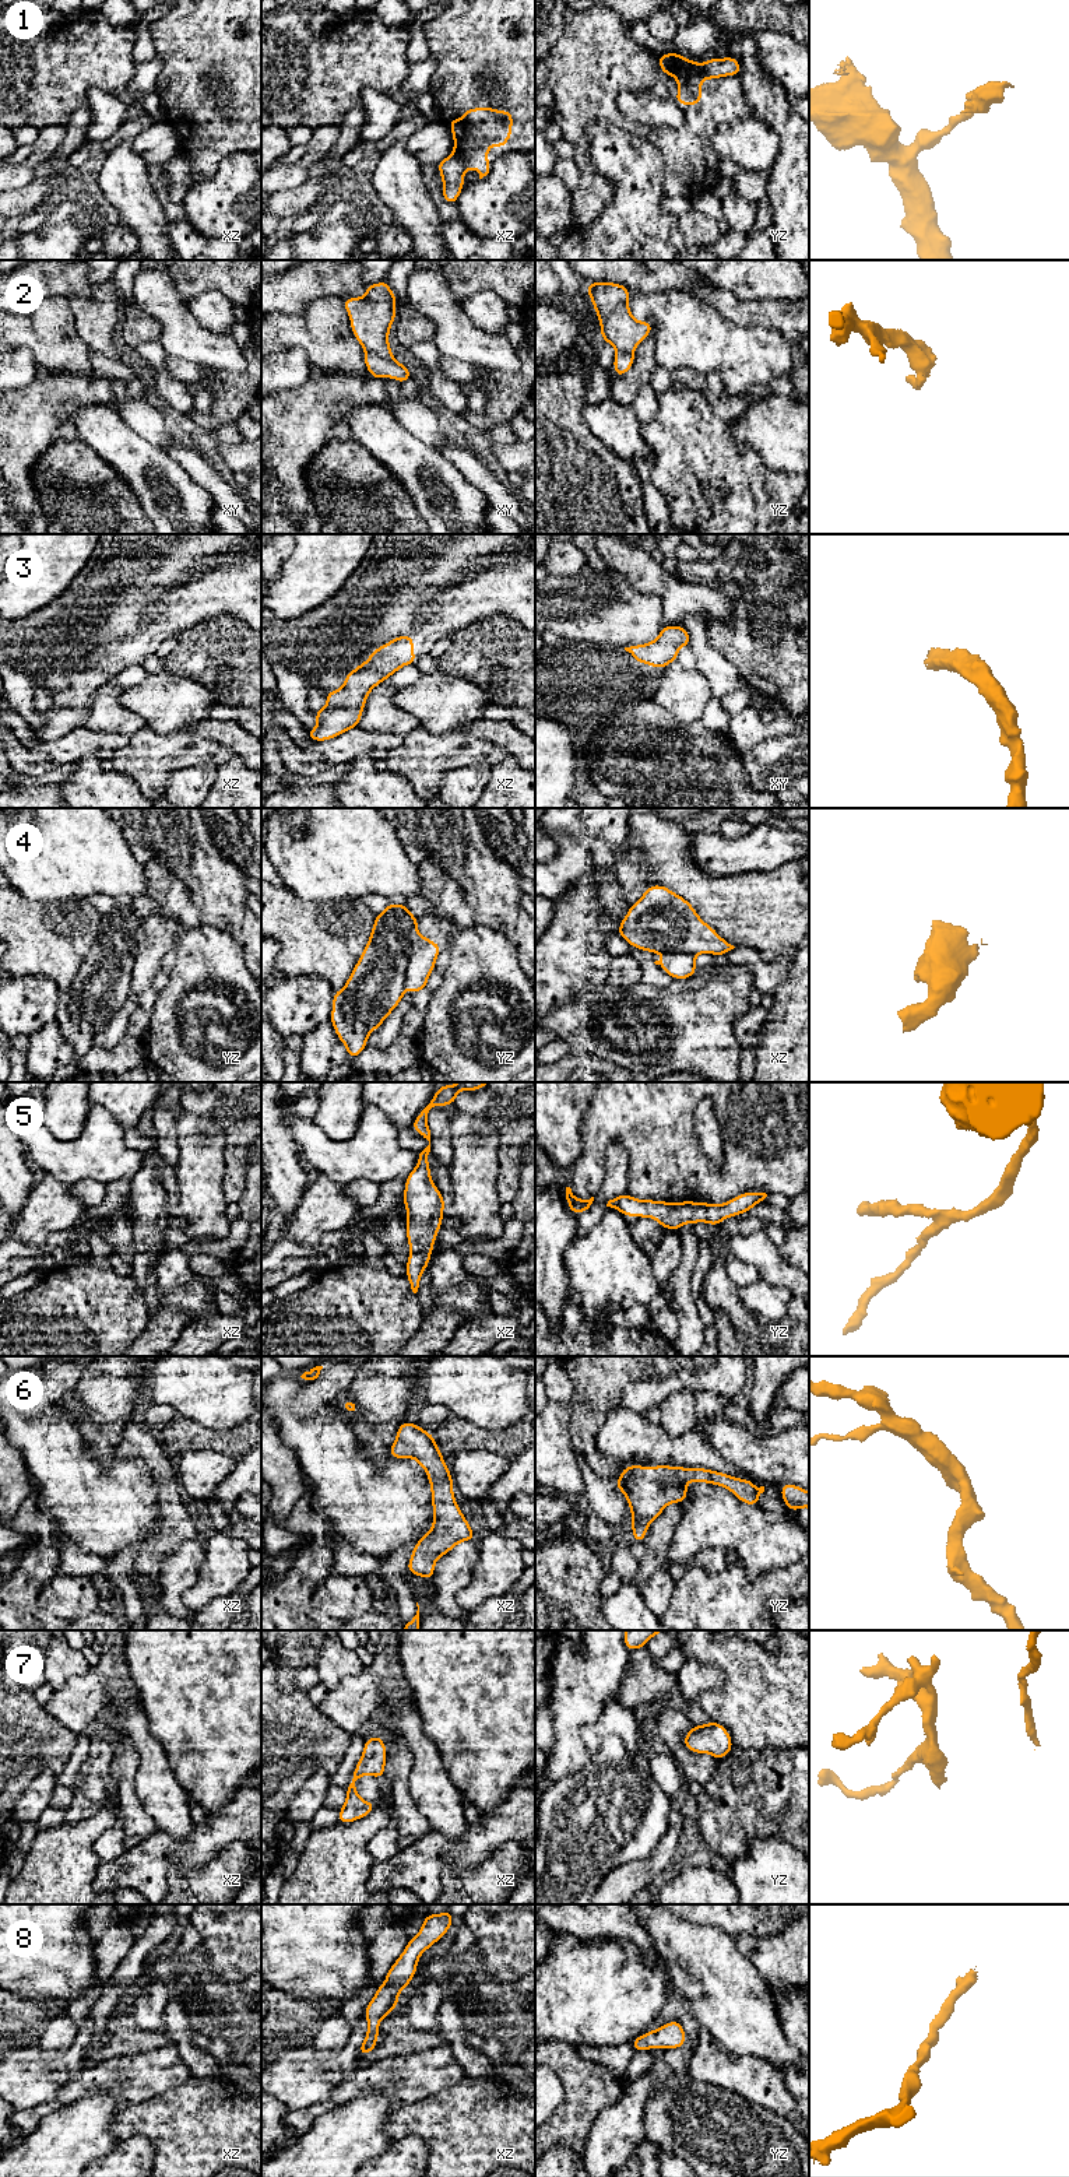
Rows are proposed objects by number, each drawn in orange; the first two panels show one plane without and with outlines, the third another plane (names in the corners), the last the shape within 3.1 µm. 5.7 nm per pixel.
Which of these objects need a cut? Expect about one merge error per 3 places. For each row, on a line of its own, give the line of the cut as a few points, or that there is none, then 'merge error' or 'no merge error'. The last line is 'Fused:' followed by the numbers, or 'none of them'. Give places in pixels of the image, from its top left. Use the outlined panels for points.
1: cut xz (452, 154), (461, 161), (466, 169); merge error
2: cut xy (366, 351), (391, 358); merge error
3: cut none; no merge error
4: cut yz (418, 934), (408, 950), (407, 982), (404, 987); merge error
5: cut none; no merge error
6: cut none; no merge error
7: cut none; no merge error
8: cut none; no merge error
Fused: 1, 2, 4

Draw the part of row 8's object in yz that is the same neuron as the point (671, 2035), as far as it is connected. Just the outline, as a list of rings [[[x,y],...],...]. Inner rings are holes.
[[[678,2020],[665,2023],[657,2030],[636,2037],[632,2046],[636,2051],[647,2051],[648,2048],[682,2048],[686,2041],[686,2033]]]

